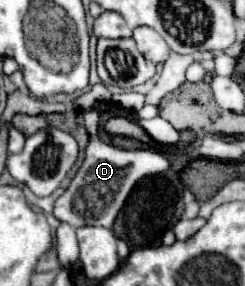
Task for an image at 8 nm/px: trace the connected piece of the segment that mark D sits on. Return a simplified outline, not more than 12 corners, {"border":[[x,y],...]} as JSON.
{"border":[[91,137],[53,215],[111,227],[133,185],[165,173],[151,149]]}

